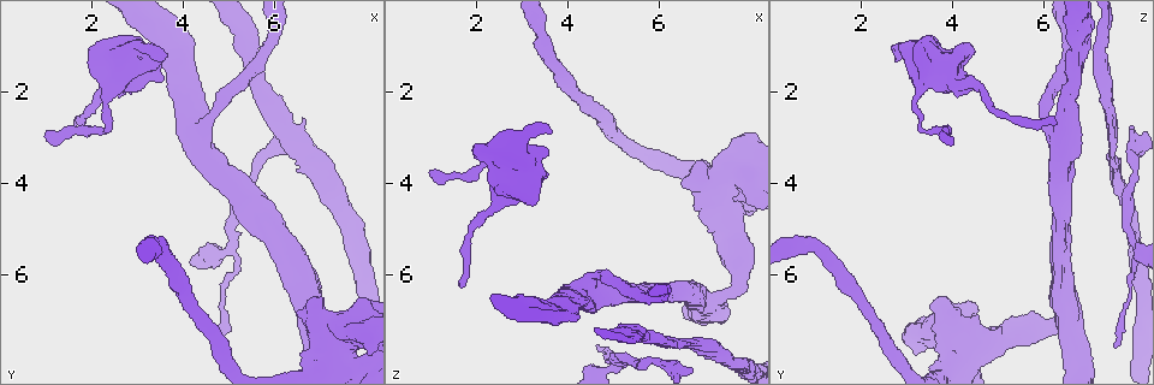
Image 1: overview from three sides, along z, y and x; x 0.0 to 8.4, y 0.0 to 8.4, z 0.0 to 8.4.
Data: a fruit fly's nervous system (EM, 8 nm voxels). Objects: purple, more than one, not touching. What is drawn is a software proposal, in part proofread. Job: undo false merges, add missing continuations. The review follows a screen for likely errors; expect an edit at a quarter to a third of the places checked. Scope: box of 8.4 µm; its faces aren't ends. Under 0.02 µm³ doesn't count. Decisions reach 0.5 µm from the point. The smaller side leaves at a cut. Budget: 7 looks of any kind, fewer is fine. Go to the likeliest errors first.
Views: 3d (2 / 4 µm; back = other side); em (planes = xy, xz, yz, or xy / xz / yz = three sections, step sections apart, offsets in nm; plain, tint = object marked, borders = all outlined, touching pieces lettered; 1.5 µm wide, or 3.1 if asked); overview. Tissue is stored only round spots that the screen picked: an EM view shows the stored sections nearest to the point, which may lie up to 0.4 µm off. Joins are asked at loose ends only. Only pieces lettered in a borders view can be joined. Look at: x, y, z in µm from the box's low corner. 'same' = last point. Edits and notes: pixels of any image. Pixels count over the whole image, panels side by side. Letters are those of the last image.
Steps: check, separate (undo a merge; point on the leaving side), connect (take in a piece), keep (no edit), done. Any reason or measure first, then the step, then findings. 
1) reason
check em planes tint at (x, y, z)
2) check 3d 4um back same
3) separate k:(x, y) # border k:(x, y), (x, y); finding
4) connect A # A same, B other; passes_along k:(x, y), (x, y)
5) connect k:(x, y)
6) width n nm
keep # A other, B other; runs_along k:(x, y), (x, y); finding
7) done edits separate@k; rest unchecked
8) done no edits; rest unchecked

thin neck
check em yz step 4 borders at (2.30, 2.70, 3.35)

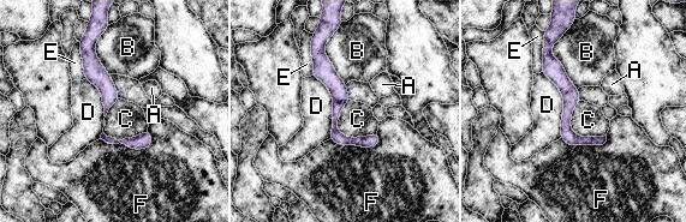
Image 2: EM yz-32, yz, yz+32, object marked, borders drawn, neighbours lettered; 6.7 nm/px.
width 110 nm
keep # A other, B other, C other, D other, E other, F other; border 2:(349, 100), (338, 128), (376, 133); continuous, no second neuron

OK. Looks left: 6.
check 3d 4um at (1.65, 2.70, 6.25)

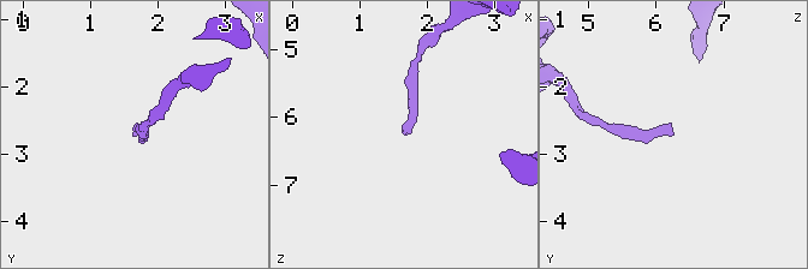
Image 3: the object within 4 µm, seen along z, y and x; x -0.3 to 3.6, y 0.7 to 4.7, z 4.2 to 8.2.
shape alone is not enough
check em yz step 8 borders at (1.65, 2.70, 6.25)

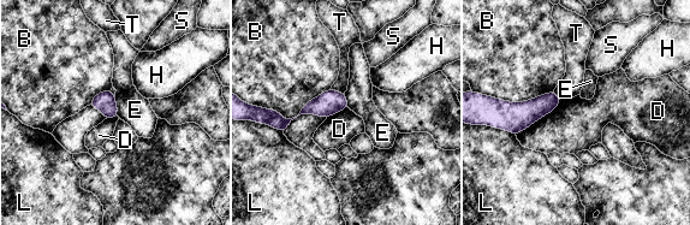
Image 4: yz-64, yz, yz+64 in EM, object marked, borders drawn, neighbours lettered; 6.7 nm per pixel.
cut it another way
check em planes borders same

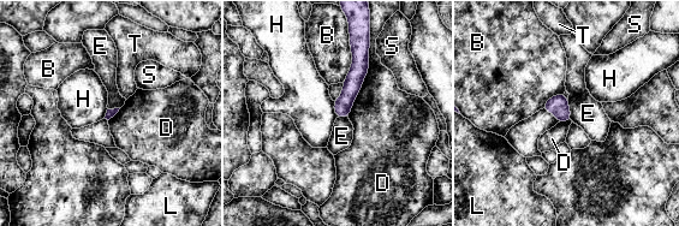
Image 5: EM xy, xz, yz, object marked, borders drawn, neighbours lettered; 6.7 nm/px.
keep # B other, D other, E other, H other, L other, S other, T other; runs_along 5:(356, 46), (357, 73), (340, 114); no lettered piece goes on from it

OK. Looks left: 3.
an open end
check 3d 4um at (4.60, 7.50, 7.55)

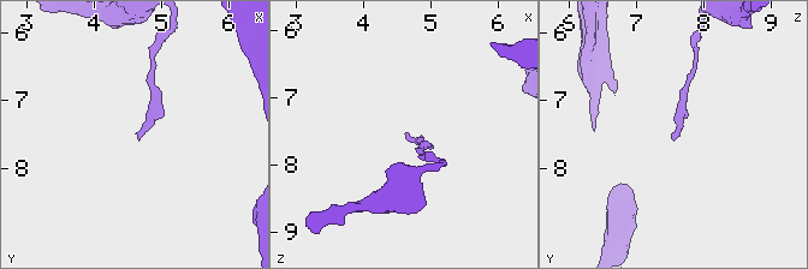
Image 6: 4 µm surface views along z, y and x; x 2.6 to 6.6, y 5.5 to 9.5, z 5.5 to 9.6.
check em yz step 4 plain at (4.65, 7.50, 7.55)

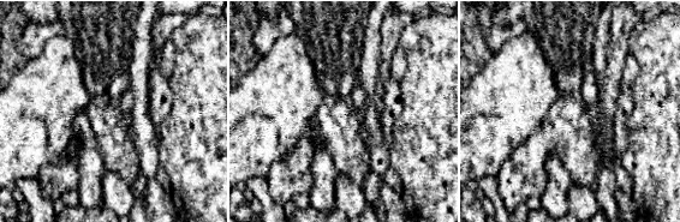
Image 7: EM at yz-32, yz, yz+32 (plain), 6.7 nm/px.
check em yz step 4 borders same

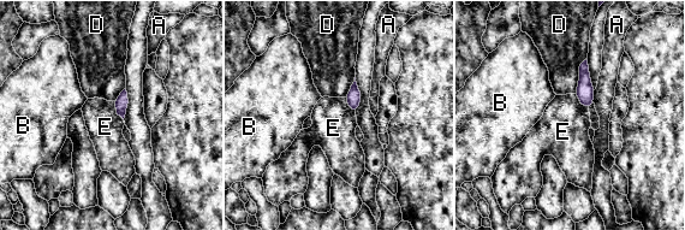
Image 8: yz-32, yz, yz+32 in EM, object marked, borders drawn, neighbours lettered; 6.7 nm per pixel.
longest_contact D 240 nm
keep # A other, B other, D other, E other; border 8:(113, 101), (115, 112), (123, 119); no lettered piece goes on from it

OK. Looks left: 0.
done no edits; rest unchecked

